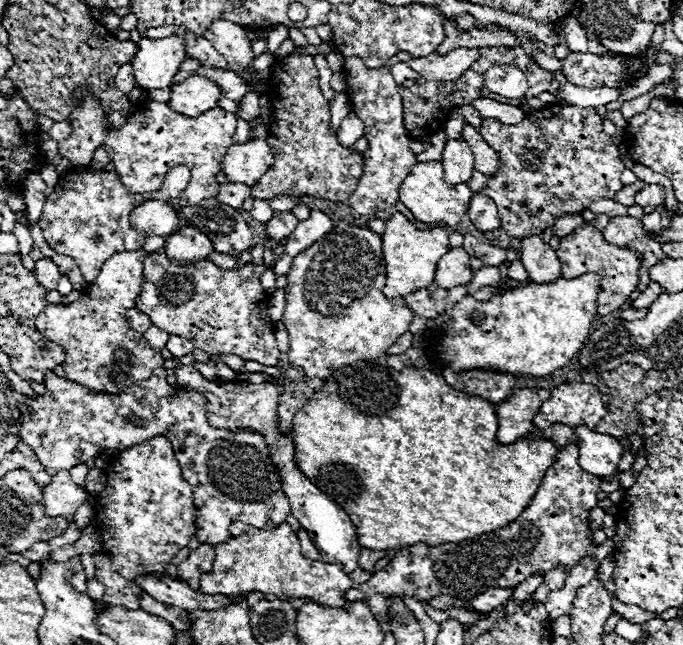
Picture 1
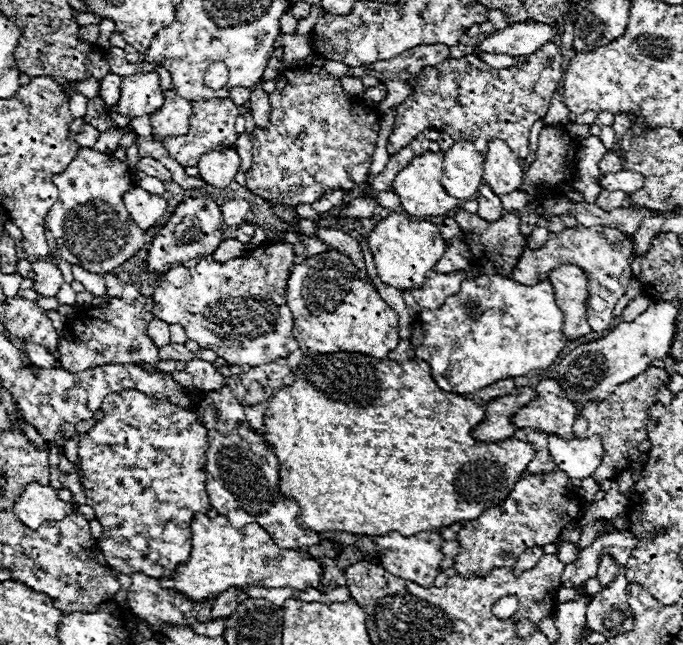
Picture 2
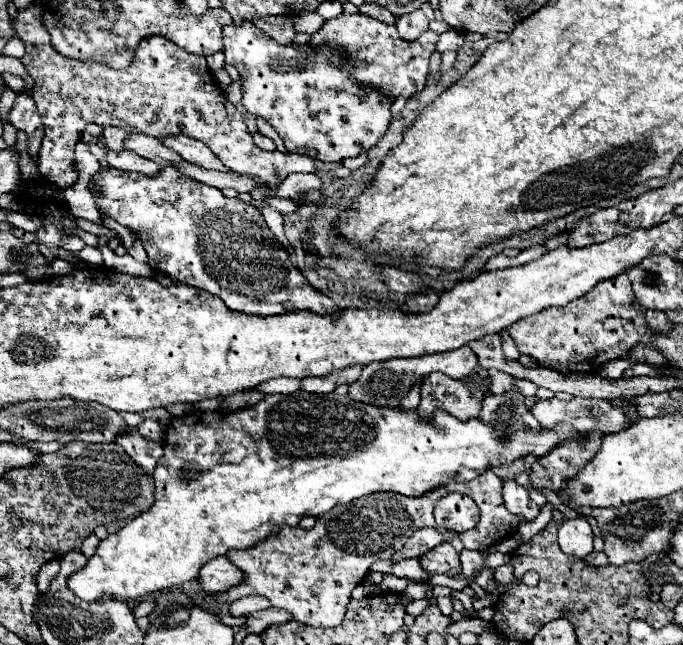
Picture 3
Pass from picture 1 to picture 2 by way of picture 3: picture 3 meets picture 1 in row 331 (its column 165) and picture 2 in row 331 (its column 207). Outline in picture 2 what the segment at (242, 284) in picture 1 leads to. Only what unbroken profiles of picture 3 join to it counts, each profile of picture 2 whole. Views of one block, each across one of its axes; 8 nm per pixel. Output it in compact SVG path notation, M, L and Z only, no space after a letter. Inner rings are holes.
M274 243L262 245L242 258L232 258L226 262L216 262L212 256L208 256L202 258L194 268L176 266L158 276L158 286L152 296L154 316L168 324L180 324L190 340L198 342L202 348L214 350L230 364L262 366L278 358L286 358L298 350L298 342L292 338L292 314L284 298L295 257L292 244Z

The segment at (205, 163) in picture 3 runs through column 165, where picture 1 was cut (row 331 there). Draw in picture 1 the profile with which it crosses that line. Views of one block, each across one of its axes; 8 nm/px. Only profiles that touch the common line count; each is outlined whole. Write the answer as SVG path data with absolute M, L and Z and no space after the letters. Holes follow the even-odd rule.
M132 308L132 310L128 310L128 324L136 330L136 332L140 332L140 334L144 334L150 326L152 326L152 322L150 322L150 318L144 314L144 312L140 312L140 310L136 310L136 308Z

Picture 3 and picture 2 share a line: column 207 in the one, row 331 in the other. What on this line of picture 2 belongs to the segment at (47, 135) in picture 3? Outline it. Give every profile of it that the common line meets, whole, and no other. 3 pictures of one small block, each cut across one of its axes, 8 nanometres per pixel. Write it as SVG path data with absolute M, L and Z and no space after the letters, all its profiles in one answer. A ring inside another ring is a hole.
M138 296L132 302L122 298L110 298L106 308L82 308L66 322L68 338L58 342L60 364L64 370L88 370L92 366L102 366L104 362L120 364L150 364L156 366L160 356L154 342L146 336L146 326L154 318L152 298Z

